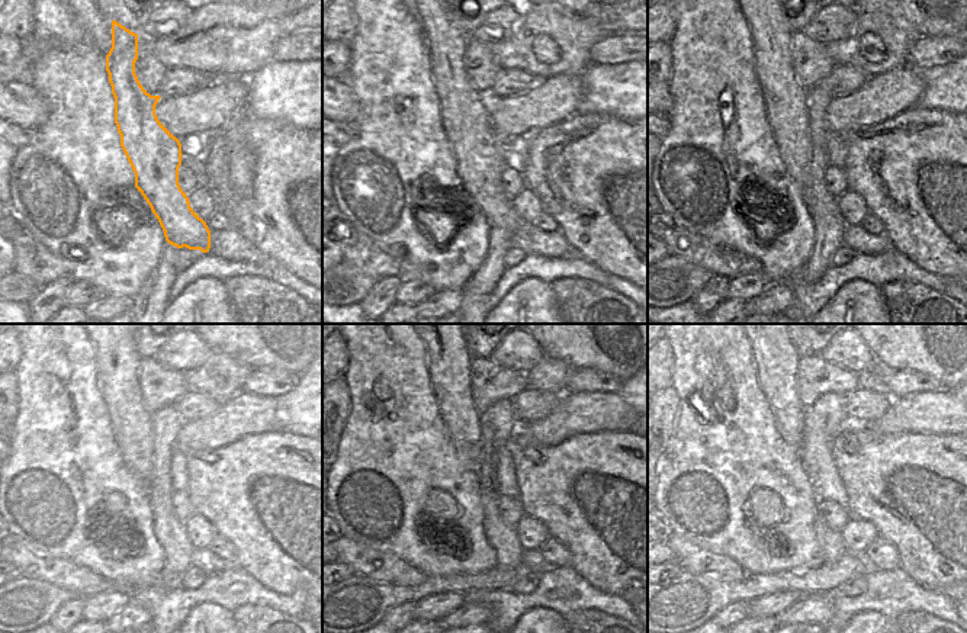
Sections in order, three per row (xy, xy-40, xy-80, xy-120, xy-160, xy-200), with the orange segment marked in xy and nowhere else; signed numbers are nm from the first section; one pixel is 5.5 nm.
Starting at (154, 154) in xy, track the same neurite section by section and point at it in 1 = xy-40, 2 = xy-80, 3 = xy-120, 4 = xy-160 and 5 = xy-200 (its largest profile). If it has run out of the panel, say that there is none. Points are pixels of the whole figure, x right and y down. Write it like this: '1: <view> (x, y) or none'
1: xy-40 (478, 150)
2: xy-80 (784, 97)
3: xy-120 (118, 360)
4: xy-160 (449, 357)
5: xy-200 (776, 357)

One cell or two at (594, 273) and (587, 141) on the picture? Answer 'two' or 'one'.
two

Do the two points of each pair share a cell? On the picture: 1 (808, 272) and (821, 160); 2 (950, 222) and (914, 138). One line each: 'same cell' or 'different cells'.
1: same cell
2: same cell

